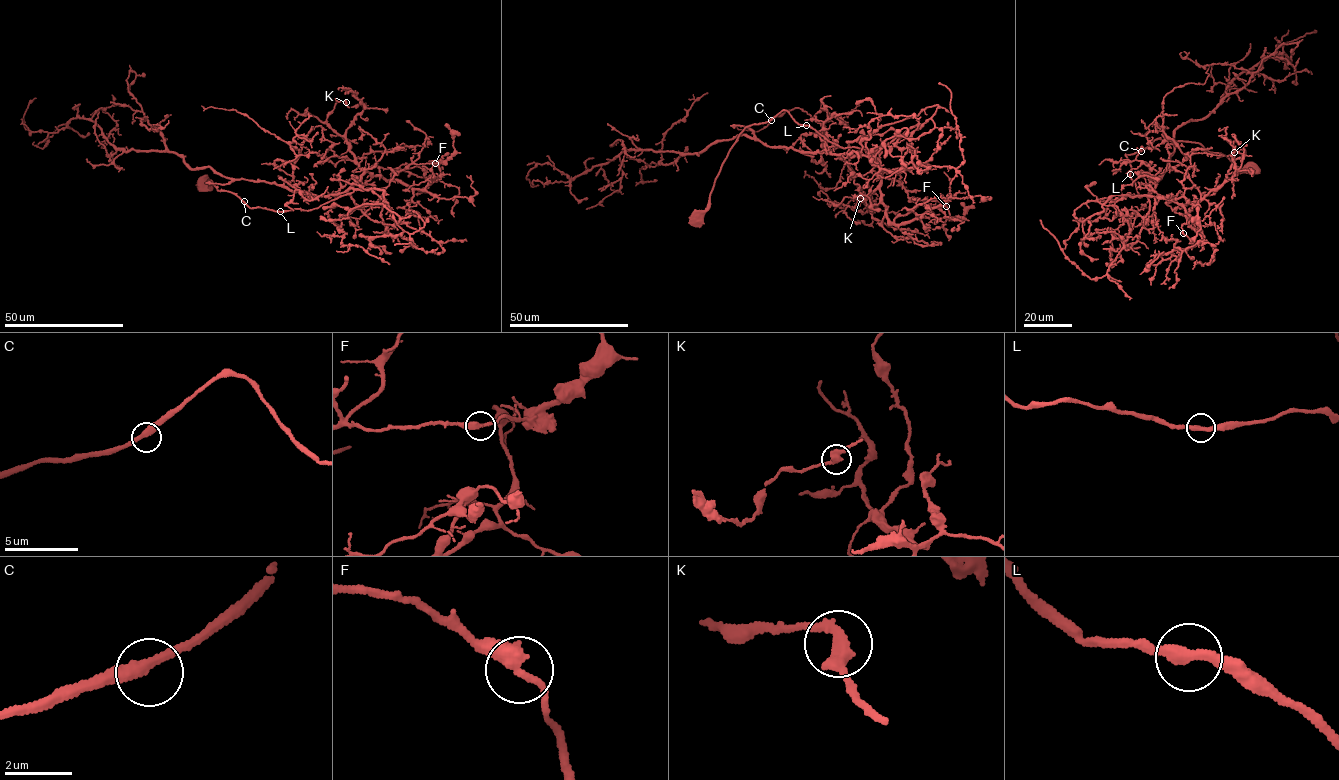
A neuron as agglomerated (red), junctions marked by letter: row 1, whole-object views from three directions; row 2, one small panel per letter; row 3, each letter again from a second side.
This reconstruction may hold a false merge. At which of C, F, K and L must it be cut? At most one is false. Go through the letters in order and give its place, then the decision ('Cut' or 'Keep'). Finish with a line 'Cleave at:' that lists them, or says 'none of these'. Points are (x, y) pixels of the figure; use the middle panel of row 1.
C: Place: (771, 120). Keep
F: Place: (946, 206). Keep
K: Place: (860, 198). Keep
L: Place: (806, 125). Keep
Cleave at: none of these

